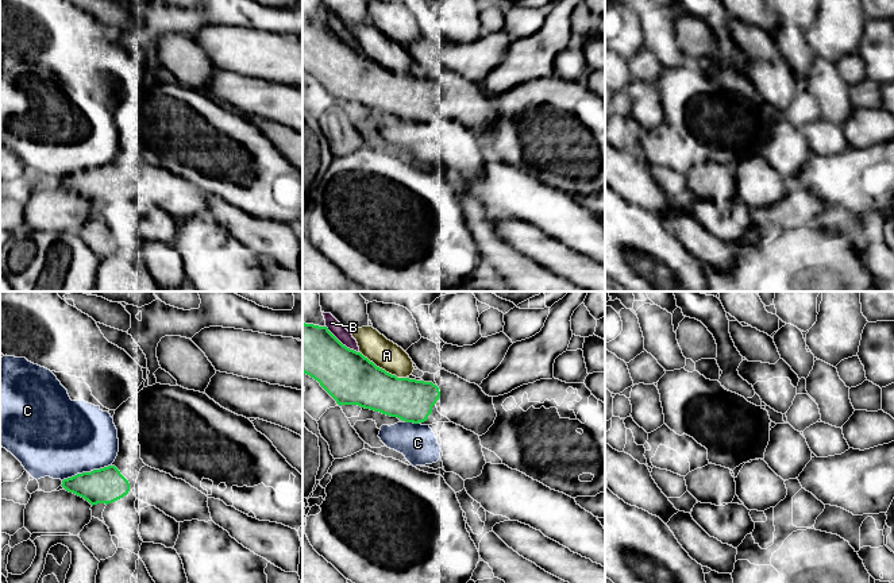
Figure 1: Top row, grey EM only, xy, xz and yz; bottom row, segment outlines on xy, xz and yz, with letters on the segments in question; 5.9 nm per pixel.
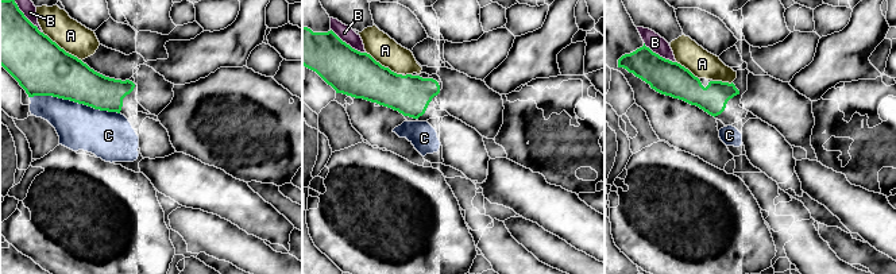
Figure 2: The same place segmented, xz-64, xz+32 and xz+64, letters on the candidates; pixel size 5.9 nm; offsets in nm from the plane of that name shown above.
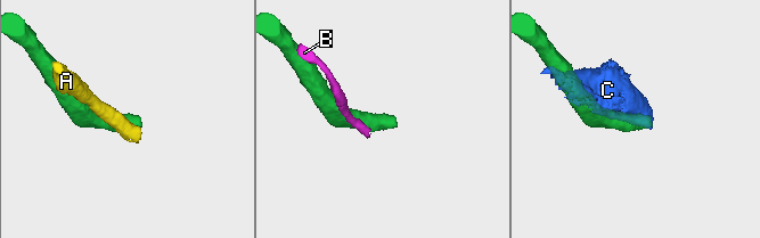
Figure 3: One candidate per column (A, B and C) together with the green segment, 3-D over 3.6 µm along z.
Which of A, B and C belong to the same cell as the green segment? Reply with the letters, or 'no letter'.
no letter

